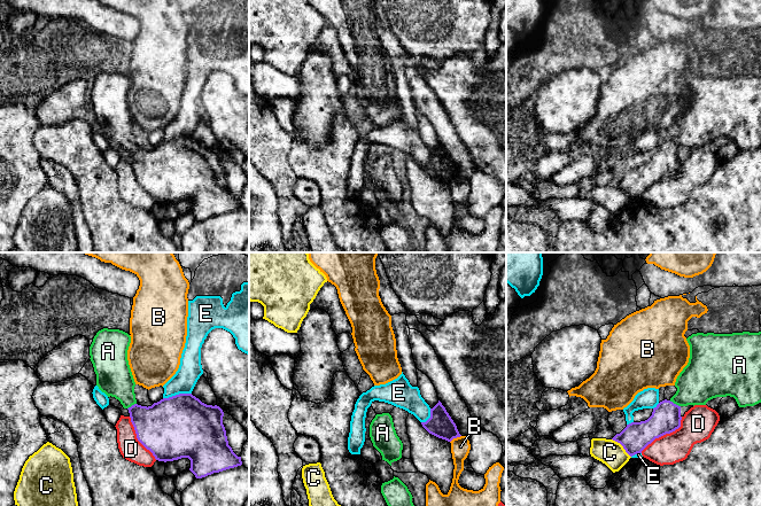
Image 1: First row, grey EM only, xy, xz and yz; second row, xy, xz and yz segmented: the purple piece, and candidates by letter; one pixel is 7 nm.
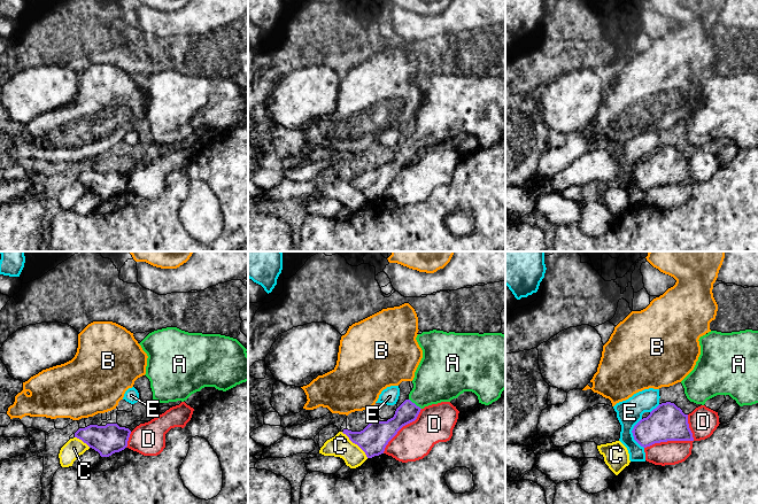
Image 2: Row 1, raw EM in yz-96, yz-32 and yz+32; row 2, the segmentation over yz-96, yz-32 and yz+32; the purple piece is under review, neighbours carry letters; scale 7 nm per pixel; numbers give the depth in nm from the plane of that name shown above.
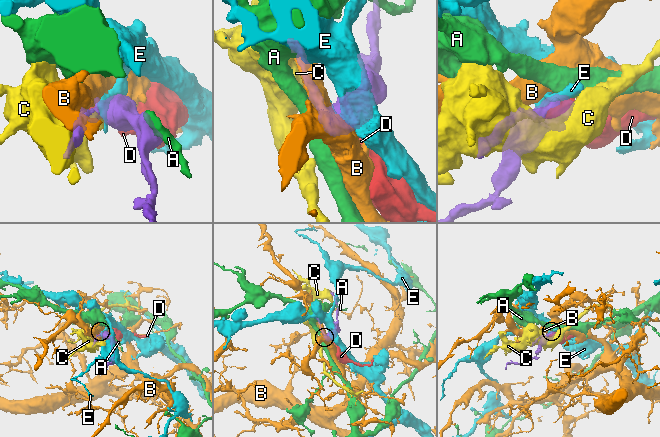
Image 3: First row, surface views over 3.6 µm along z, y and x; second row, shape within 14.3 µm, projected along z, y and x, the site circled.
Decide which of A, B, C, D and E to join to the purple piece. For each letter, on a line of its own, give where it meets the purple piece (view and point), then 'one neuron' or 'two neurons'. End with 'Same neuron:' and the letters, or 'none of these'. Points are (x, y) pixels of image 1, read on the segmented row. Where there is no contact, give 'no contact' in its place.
A: yz (675, 404) | one neuron
B: xz (455, 437) | two neurons
C: yz (622, 445) | two neurons
D: yz (665, 434) | two neurons
E: xy (177, 395) | two neurons
Same neuron: A

